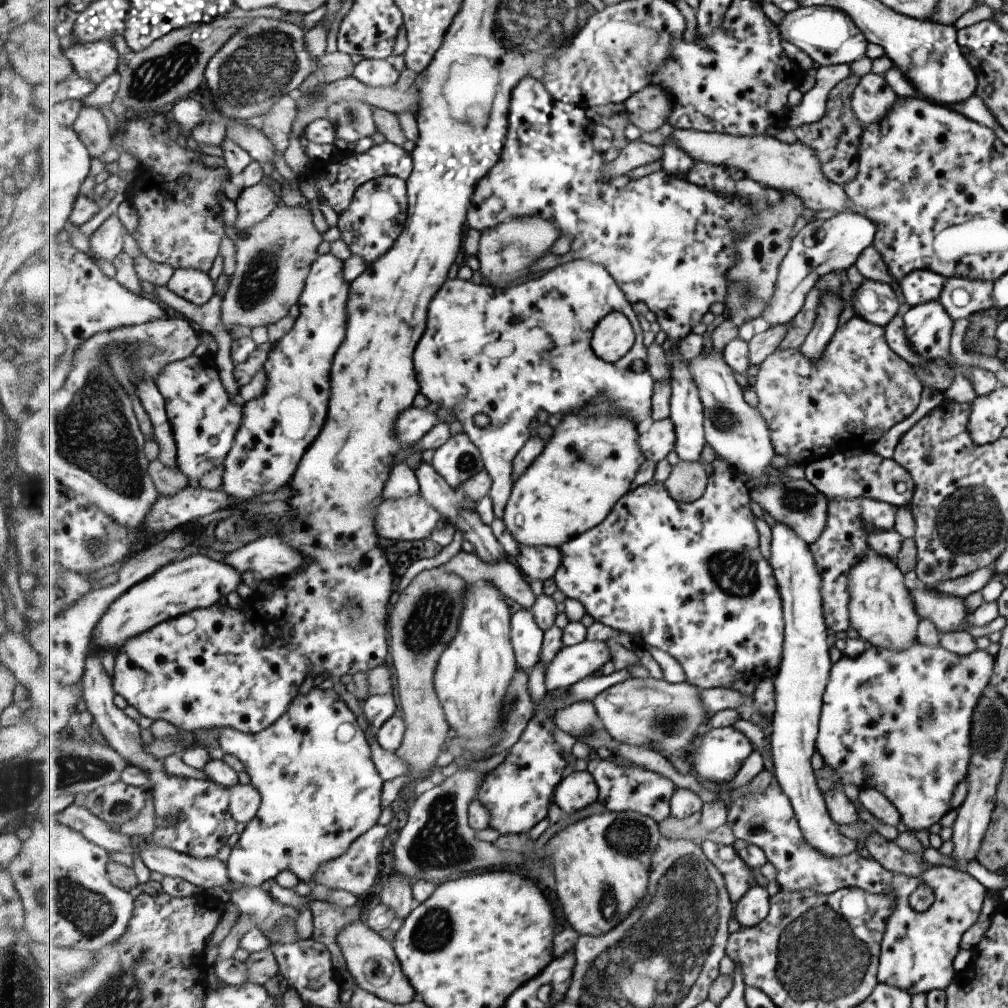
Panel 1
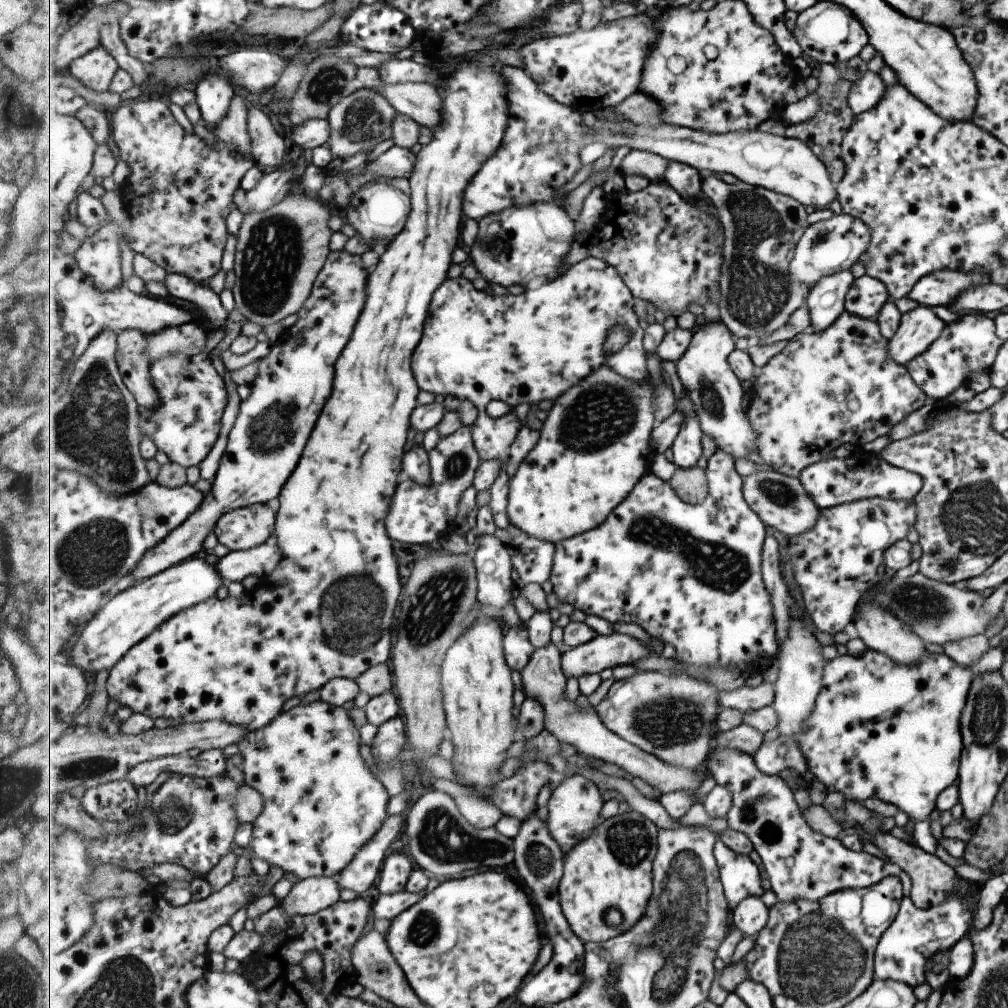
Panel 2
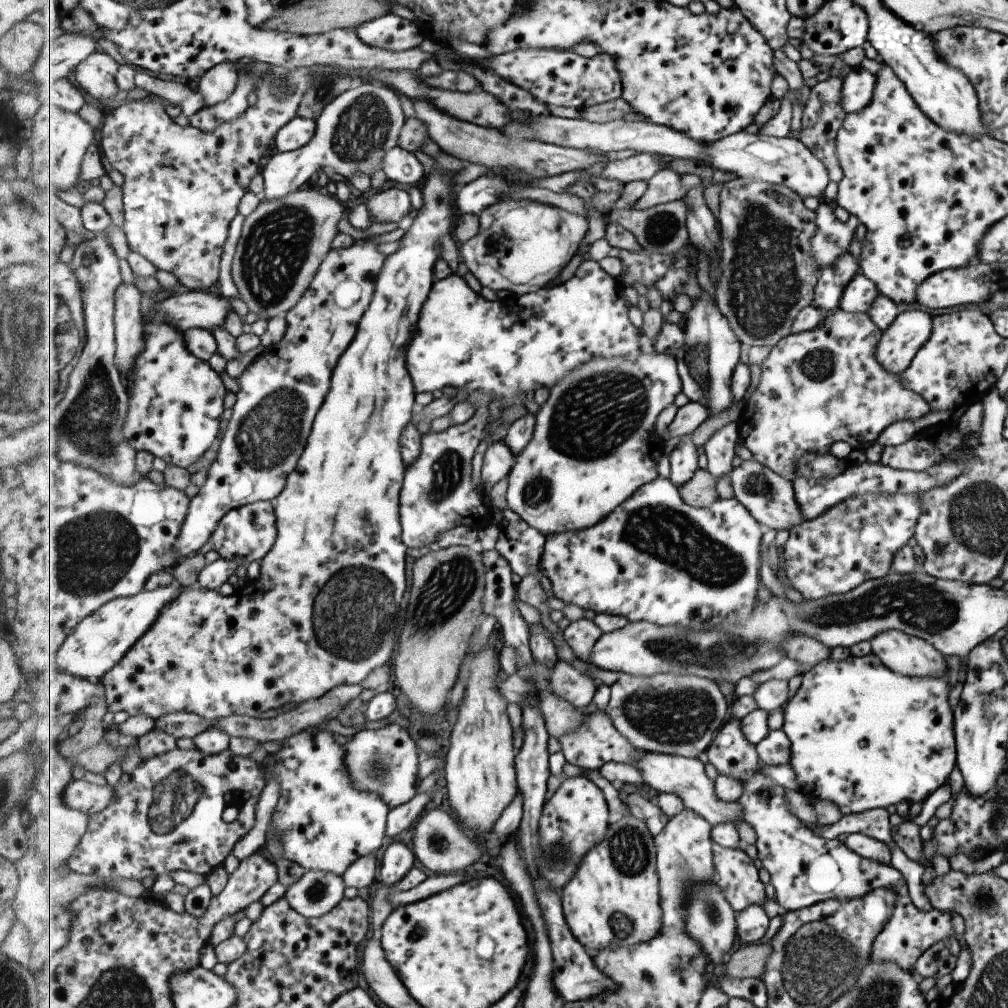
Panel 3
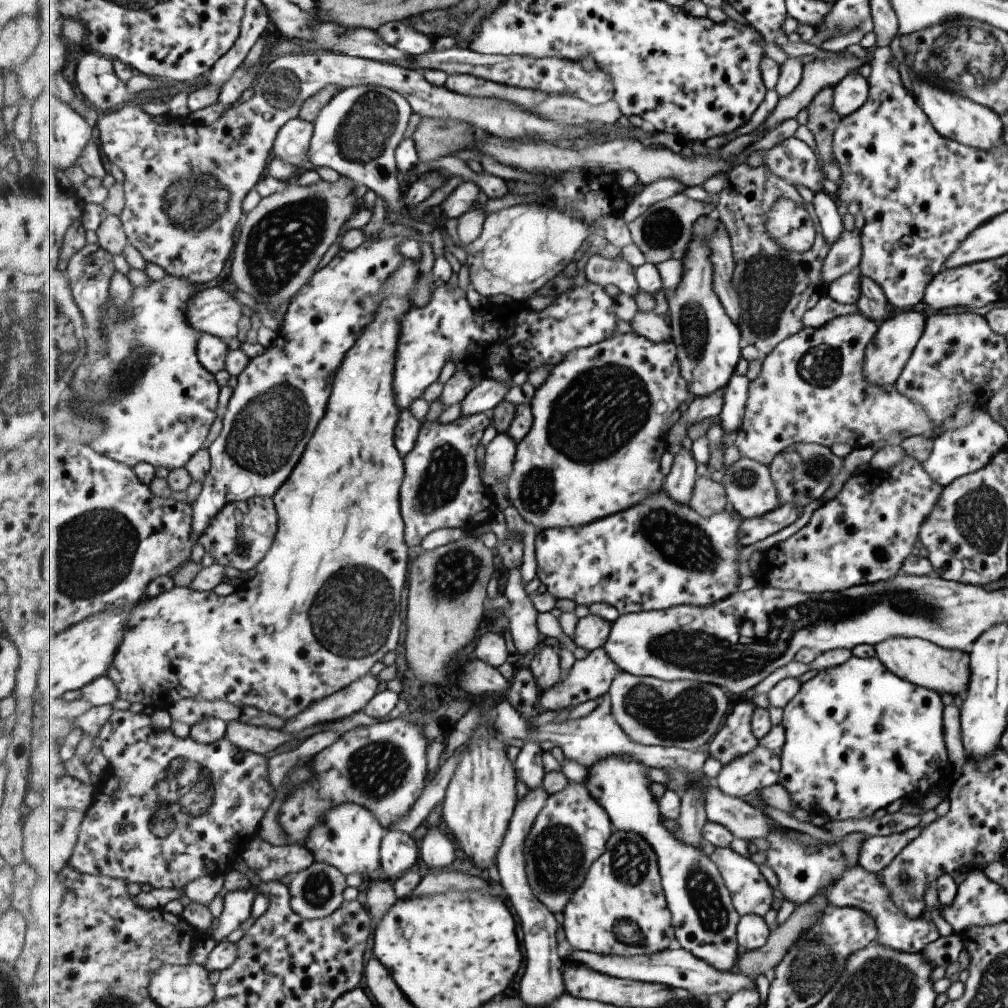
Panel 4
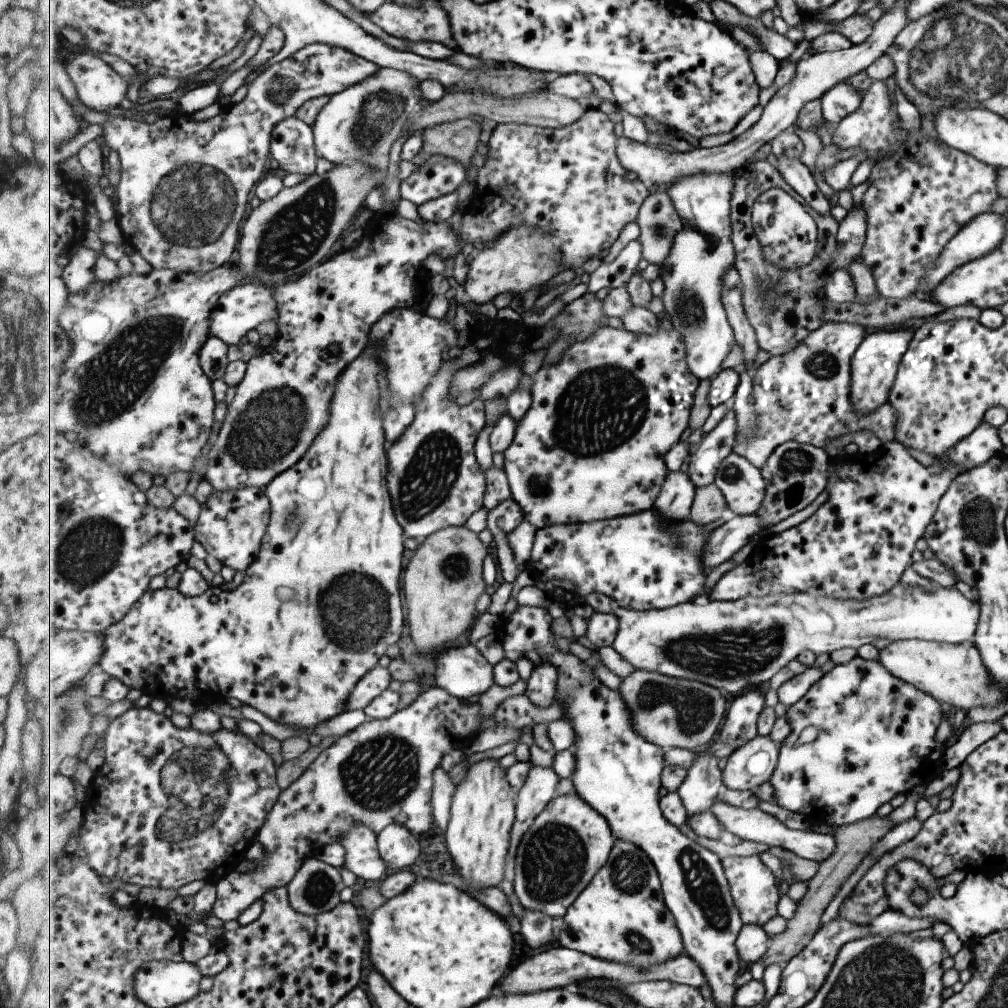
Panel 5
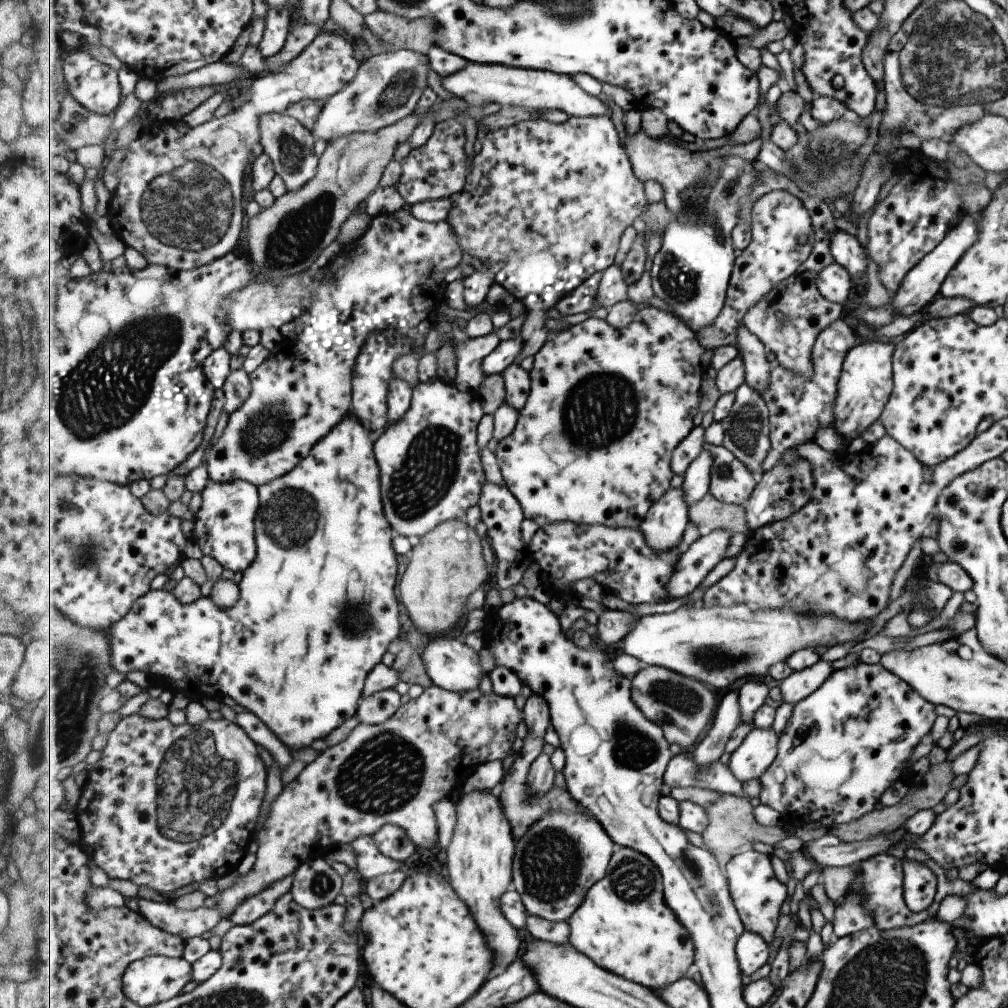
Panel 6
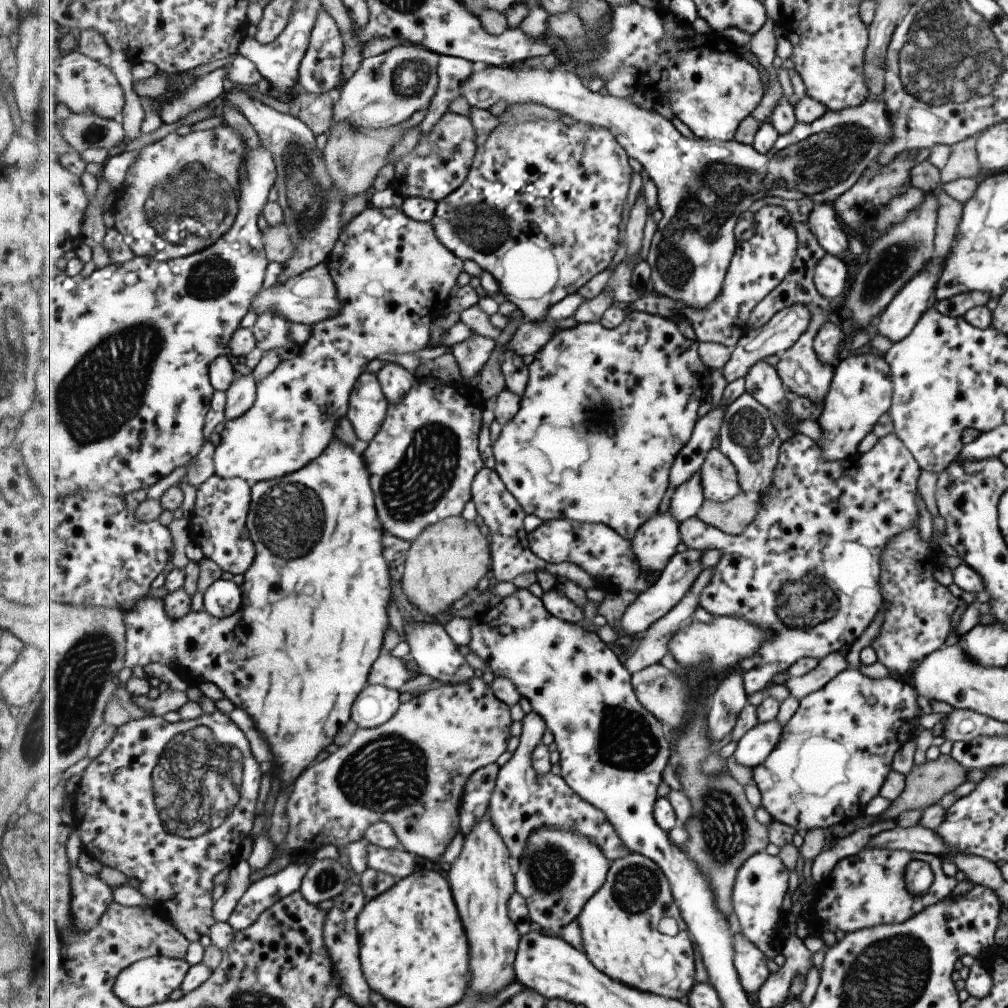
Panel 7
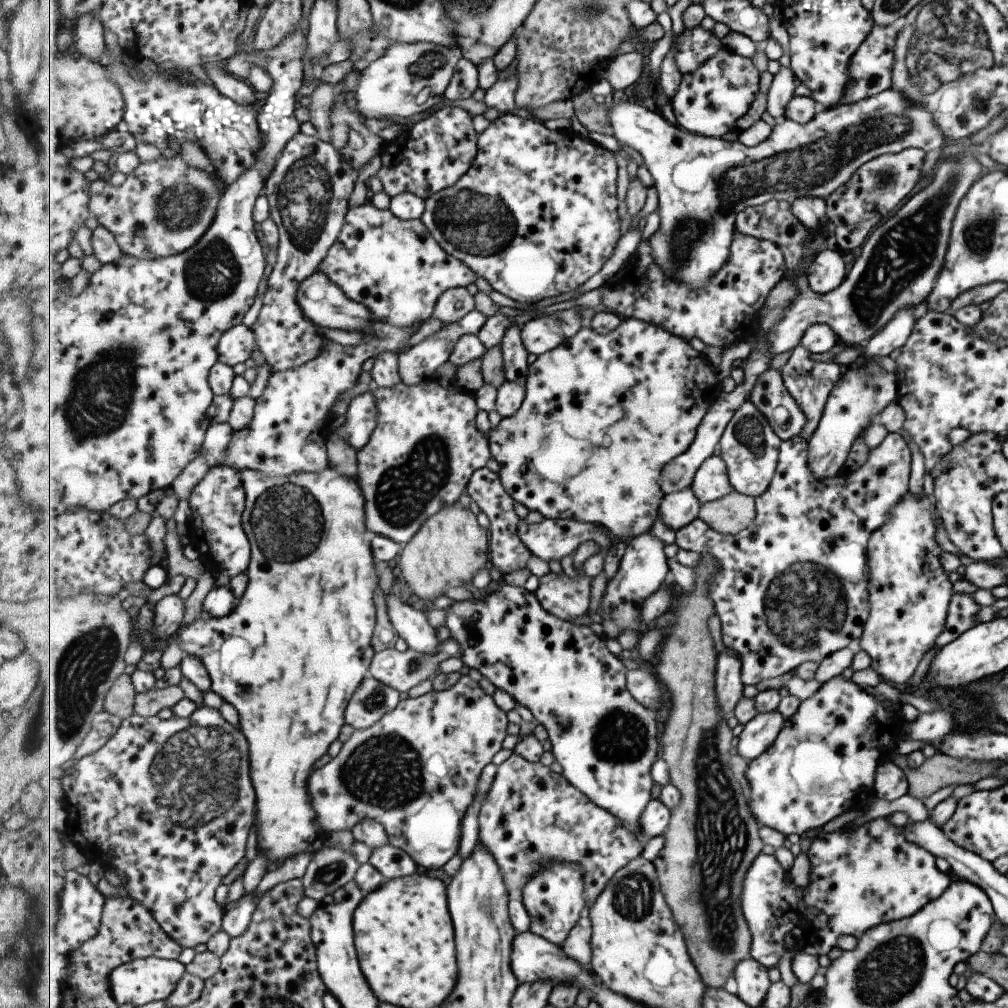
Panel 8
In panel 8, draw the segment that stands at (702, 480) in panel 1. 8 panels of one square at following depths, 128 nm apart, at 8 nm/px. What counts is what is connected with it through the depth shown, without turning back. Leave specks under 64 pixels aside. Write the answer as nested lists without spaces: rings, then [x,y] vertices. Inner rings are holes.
[[[733,490],[728,496],[702,505],[700,518],[716,532],[737,535],[751,527],[758,516],[756,498]]]

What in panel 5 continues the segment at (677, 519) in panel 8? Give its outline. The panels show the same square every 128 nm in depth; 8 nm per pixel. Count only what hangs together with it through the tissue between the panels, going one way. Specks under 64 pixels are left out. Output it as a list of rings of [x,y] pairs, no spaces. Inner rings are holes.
[[[731,407],[729,416],[715,430],[708,433],[691,454],[688,472],[697,488],[707,488],[716,482],[719,466],[733,453],[737,430],[739,430],[737,414]]]

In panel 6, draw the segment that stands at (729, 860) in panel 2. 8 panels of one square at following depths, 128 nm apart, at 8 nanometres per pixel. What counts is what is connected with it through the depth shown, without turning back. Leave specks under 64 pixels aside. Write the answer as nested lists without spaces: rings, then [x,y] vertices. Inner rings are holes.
[[[748,848],[745,853],[738,854],[726,864],[726,876],[730,882],[730,892],[736,908],[746,926],[746,931],[752,931],[761,936],[767,943],[775,938],[781,908],[787,905],[787,888],[790,884],[781,884],[771,866],[771,855],[755,852]]]

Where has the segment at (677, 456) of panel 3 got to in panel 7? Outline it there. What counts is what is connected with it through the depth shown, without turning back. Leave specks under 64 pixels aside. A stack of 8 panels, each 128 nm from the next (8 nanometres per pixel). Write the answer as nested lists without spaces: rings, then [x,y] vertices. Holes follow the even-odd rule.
[[[670,509],[664,514],[657,513],[646,524],[643,524],[642,528],[639,528],[638,535],[635,536],[632,544],[644,573],[661,576],[666,571],[667,564],[670,564],[675,554],[678,554],[677,546],[683,542],[681,531],[682,524]]]

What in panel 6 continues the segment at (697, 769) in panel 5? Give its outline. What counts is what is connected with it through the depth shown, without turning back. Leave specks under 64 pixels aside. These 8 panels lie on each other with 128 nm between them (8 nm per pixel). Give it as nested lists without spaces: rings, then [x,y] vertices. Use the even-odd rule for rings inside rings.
[[[739,685],[723,692],[719,711],[716,713],[714,728],[700,742],[697,749],[691,750],[696,764],[701,769],[712,766],[723,756],[727,742],[731,740],[733,732],[740,725],[741,710],[739,700]]]

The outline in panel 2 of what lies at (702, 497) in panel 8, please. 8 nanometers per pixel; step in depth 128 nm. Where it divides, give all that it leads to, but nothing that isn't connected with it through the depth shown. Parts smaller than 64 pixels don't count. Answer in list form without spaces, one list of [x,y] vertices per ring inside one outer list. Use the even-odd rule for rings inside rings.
[[[757,470],[756,474],[743,477],[743,492],[747,502],[755,512],[759,513],[759,518],[766,526],[784,533],[787,538],[805,534],[811,530],[817,522],[819,510],[813,506],[813,500],[809,500],[803,482],[799,478],[787,476],[779,472],[767,472]]]

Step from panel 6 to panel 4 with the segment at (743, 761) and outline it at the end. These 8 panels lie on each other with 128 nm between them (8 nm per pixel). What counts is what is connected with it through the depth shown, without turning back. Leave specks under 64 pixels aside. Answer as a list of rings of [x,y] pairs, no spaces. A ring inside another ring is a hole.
[[[761,743],[751,754],[739,756],[731,764],[723,766],[716,785],[727,795],[745,798],[753,792],[762,792],[764,788],[779,783],[782,769],[781,757]]]

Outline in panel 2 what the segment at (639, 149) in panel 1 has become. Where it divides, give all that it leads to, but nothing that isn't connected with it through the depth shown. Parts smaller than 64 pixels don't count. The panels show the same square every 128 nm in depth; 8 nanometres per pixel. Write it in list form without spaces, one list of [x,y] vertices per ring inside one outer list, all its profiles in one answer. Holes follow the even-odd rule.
[[[630,149],[621,160],[618,169],[626,176],[640,175],[650,181],[664,180],[669,161],[646,150]]]

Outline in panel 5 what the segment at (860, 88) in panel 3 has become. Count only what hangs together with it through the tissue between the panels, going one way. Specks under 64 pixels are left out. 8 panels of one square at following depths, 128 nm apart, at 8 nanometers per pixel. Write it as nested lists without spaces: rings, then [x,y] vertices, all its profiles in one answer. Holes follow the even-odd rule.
[[[837,83],[821,96],[821,116],[832,128],[842,118],[851,114],[860,105],[862,94],[859,94],[851,84]]]

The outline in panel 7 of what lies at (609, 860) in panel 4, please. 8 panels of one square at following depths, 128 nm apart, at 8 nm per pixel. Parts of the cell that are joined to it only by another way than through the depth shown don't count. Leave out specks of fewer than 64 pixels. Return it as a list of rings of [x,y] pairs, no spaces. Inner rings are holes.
[[[631,852],[628,856],[613,861],[607,883],[591,898],[577,920],[583,938],[583,951],[612,980],[666,998],[690,998],[694,985],[698,983],[696,946],[690,929],[682,918],[678,902],[675,901],[670,881],[651,858]],[[666,918],[674,919],[678,923],[679,930],[675,936],[661,934],[659,922]]]

